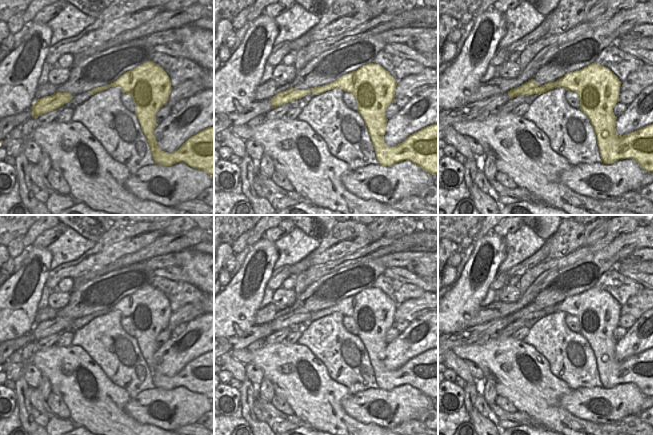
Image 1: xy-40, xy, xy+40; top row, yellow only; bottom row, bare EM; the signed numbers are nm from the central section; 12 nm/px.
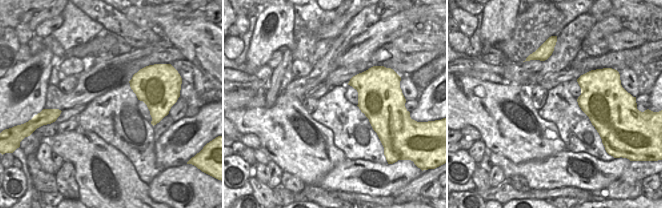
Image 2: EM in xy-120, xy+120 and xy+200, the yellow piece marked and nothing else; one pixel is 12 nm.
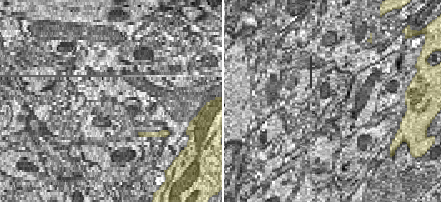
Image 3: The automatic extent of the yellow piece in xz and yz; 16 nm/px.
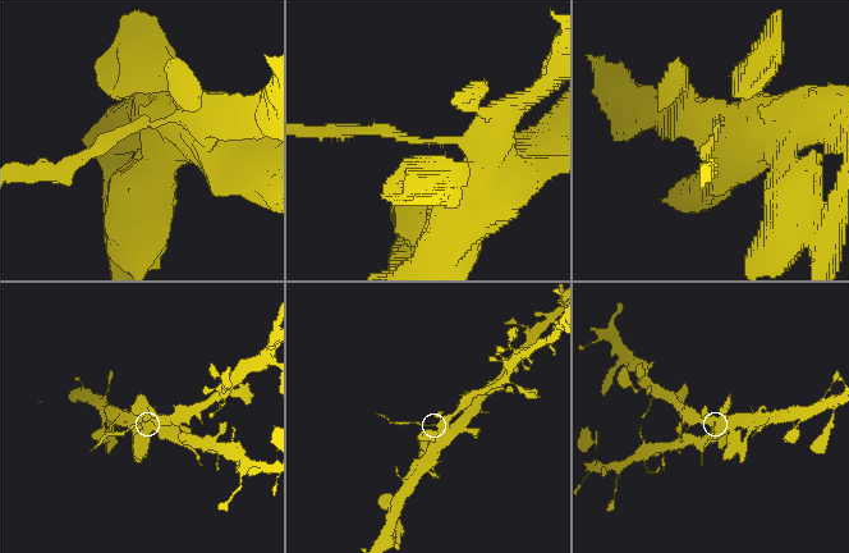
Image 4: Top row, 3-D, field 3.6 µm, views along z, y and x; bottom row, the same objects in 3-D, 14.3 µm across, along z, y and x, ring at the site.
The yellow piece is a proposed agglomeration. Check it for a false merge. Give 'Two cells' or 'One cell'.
Two cells.

